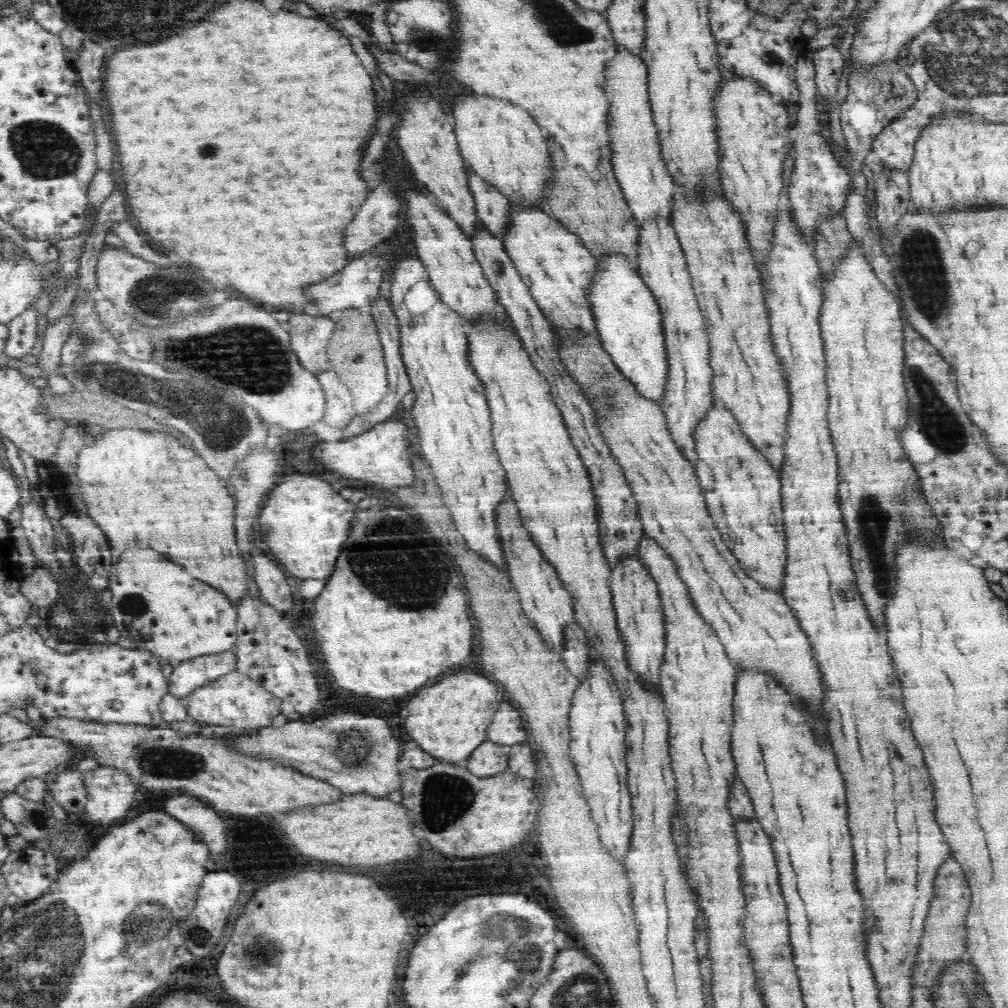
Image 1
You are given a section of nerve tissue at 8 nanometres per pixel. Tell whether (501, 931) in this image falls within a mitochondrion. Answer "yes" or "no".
yes

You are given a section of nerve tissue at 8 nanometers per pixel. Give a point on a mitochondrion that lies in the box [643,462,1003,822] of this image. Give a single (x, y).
(872, 524)

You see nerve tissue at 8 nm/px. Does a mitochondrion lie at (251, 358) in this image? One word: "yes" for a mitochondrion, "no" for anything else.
yes

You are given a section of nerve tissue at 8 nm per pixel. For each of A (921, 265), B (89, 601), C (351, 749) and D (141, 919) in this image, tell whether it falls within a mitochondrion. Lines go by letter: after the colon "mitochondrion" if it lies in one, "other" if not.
A: mitochondrion
B: mitochondrion
C: mitochondrion
D: mitochondrion

